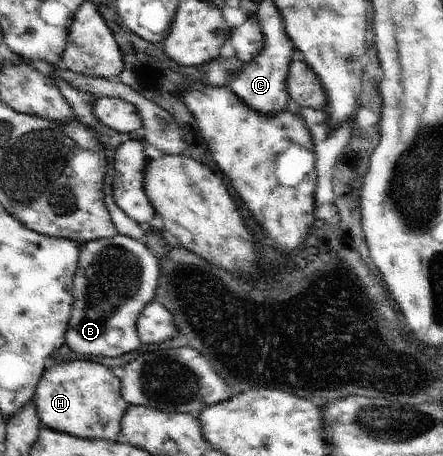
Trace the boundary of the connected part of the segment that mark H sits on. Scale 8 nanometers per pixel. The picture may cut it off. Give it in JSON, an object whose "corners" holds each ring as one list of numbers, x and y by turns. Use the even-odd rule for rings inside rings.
{"corners":[[89,360,49,364,35,390,35,407,46,428,81,439,121,440,121,419,129,404,121,393,119,372]]}

